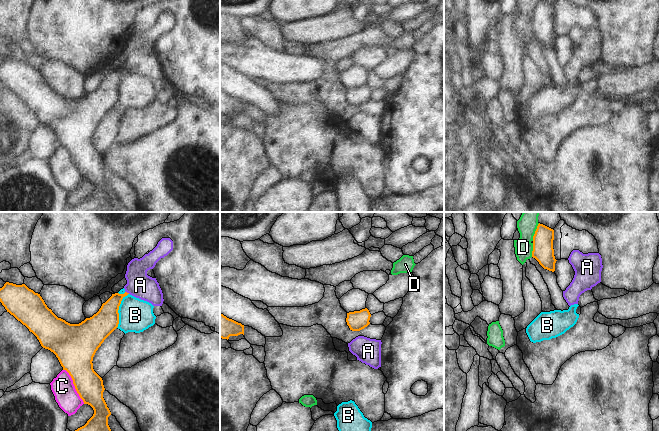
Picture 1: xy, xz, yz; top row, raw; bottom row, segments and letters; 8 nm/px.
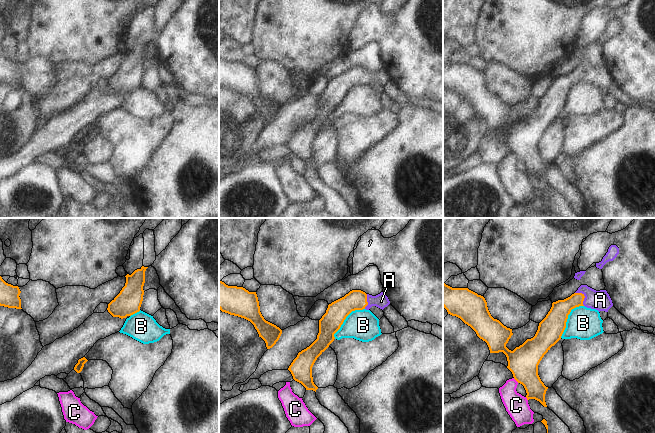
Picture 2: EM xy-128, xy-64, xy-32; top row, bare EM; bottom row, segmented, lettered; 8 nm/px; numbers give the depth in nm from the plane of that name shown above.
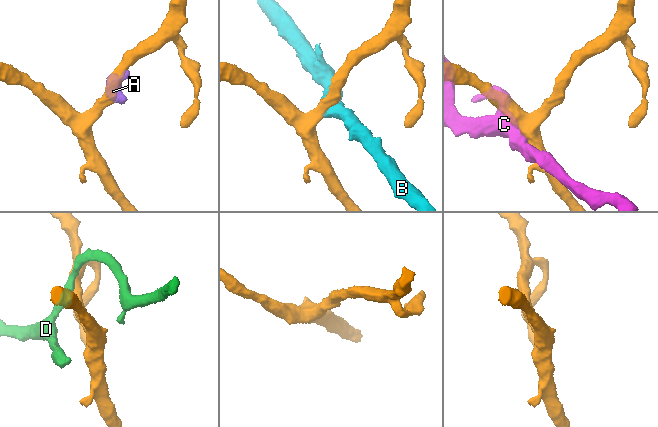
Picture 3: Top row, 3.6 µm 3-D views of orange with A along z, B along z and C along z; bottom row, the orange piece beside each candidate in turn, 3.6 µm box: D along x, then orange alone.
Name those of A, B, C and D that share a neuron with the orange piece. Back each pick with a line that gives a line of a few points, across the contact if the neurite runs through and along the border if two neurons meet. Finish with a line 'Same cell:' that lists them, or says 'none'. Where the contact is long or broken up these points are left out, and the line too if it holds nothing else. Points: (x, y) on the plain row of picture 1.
A: line xy (108, 93), (110, 83), (126, 68), (130, 64), (140, 61)
Same cell: A

